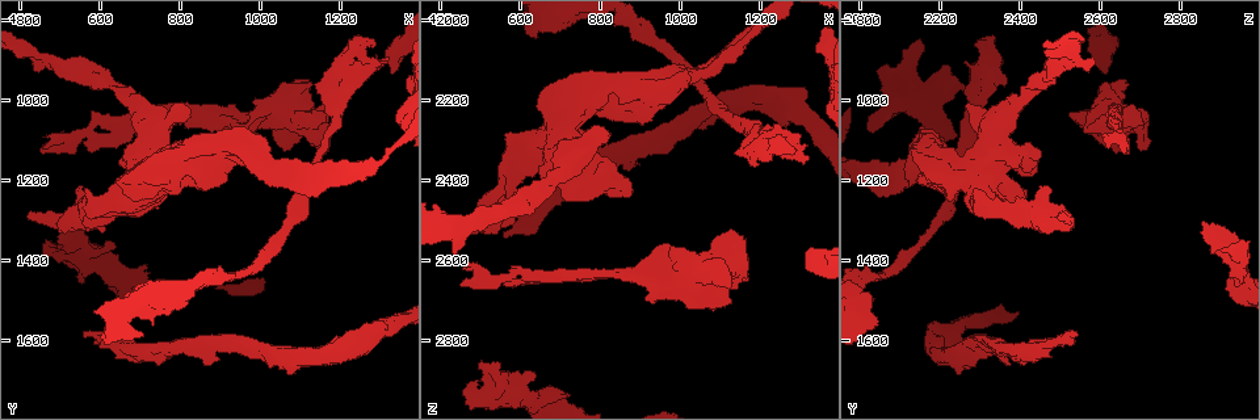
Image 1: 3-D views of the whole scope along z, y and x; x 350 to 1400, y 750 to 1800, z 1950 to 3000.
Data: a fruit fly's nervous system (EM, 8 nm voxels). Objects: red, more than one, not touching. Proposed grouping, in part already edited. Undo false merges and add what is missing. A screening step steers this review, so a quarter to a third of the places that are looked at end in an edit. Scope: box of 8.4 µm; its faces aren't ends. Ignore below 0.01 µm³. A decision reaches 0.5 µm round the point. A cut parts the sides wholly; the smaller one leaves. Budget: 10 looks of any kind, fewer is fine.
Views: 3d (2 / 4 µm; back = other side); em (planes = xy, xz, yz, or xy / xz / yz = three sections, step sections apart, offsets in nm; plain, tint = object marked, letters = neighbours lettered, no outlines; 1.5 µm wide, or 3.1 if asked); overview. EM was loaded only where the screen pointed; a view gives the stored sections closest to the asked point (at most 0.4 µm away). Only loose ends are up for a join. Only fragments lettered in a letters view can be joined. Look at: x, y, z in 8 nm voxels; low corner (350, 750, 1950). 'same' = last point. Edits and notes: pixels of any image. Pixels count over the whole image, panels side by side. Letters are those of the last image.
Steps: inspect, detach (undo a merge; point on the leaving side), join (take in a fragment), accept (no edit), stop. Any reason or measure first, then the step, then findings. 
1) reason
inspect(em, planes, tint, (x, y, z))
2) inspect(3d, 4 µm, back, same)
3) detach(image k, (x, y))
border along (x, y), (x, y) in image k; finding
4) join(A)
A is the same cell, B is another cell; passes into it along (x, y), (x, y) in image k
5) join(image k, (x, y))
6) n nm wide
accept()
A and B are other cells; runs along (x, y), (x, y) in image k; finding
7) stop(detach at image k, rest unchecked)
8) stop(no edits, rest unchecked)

branch point
inspect(em, planes, plain, (895, 1610, 2310))

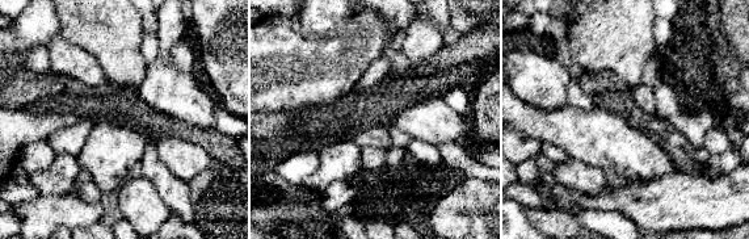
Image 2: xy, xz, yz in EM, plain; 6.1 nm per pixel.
where the object lies
inspect(em, planes, tint, same)

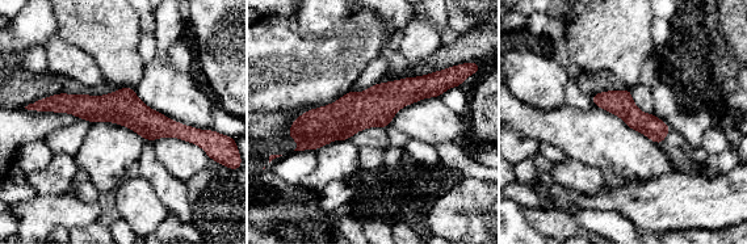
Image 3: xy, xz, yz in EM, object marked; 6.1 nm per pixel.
inspect(em, planes, letters, same)

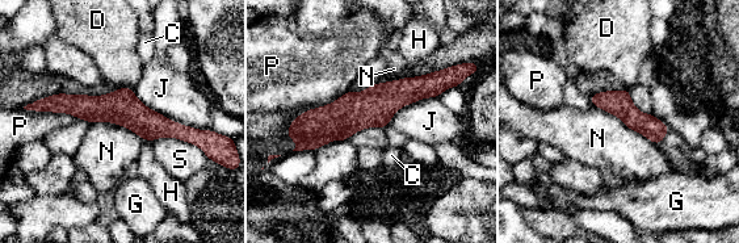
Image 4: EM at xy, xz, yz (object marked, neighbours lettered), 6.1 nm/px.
accept()
C, D, G, H, J, N, P and S are other cells; continuous, no second neuron

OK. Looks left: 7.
long arm stops here
inspect(3d, 2 µm, (560, 1595, 2545))

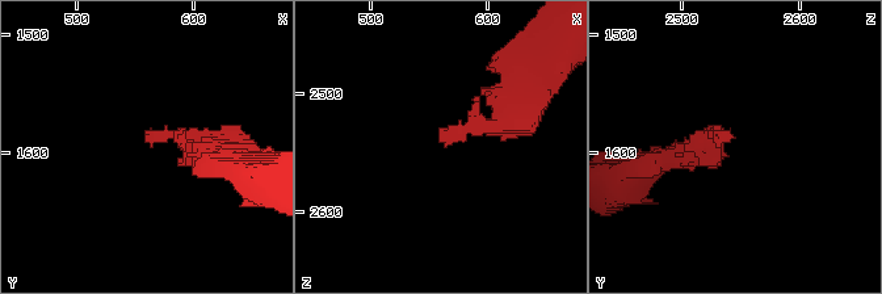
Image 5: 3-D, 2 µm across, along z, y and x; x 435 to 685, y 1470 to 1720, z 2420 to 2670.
now the EM
inspect(em, yz, step 8, tint, (564, 1590, 2542))

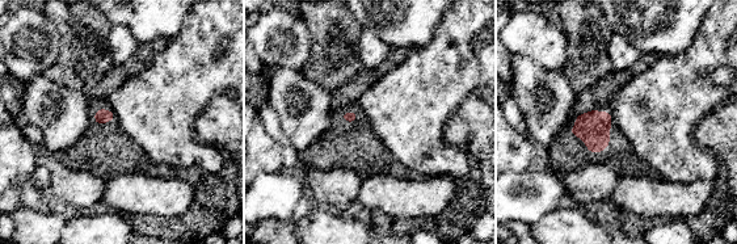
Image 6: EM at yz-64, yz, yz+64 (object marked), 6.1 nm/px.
inspect(em, planes, letters, same)

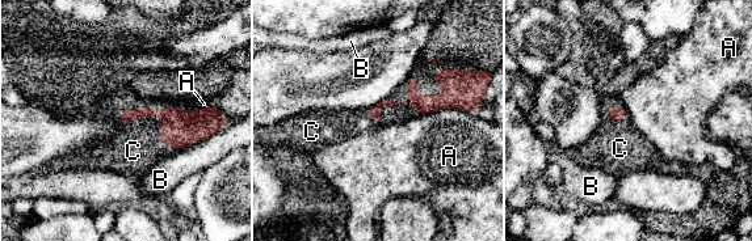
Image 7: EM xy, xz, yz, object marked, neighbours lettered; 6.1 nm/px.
join(C)
C is the same cell, A and B are other cells; the neuron continues

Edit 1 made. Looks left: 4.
see it whole again
inspect(overview)

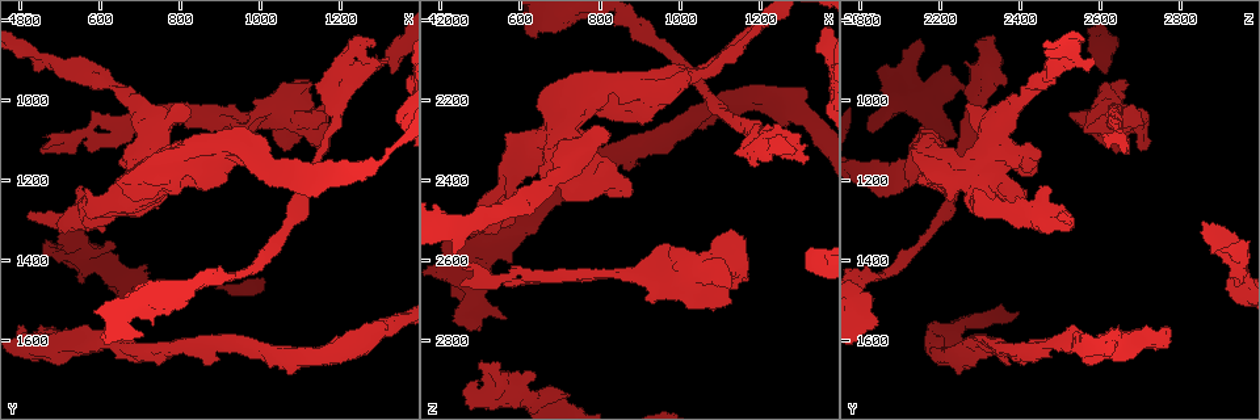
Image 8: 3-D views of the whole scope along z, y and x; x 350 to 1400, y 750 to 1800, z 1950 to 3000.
branch stops here
inspect(em, planes, plain, (460, 1365, 2925))

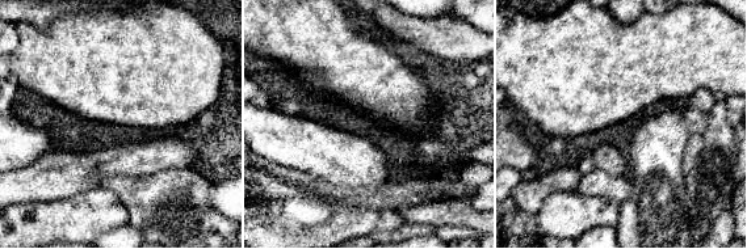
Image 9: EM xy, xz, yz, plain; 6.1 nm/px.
inspect(em, planes, letters, same)

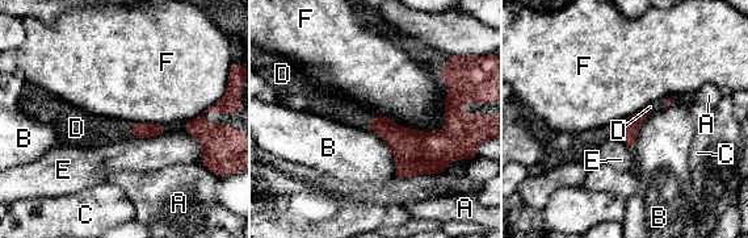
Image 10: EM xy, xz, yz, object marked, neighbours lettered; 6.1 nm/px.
join(D)
D is the same cell, A, B, C, E and F are other cells; it goes on there

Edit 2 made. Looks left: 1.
stop(join at image 7, join at image 10, rest unchecked)

